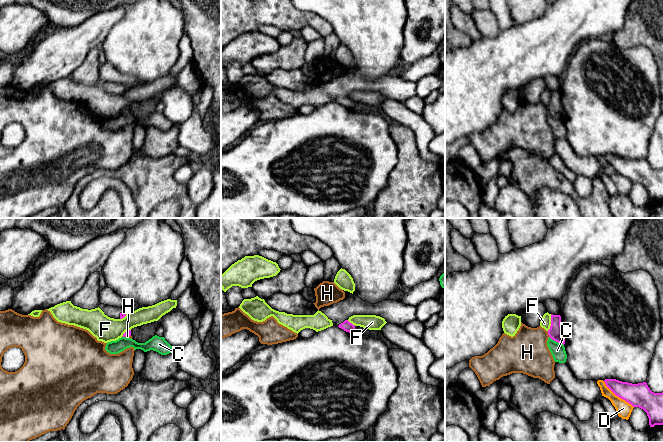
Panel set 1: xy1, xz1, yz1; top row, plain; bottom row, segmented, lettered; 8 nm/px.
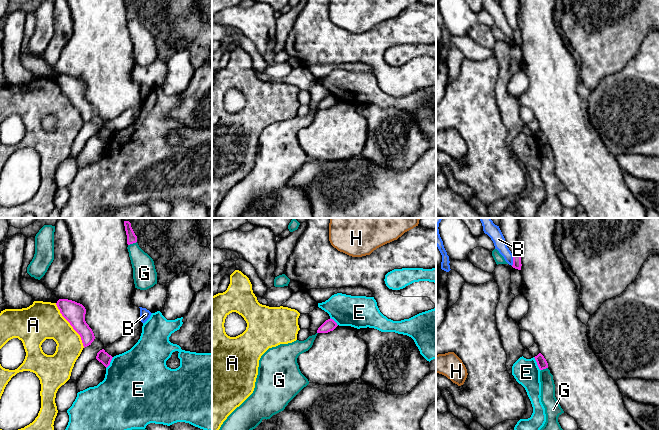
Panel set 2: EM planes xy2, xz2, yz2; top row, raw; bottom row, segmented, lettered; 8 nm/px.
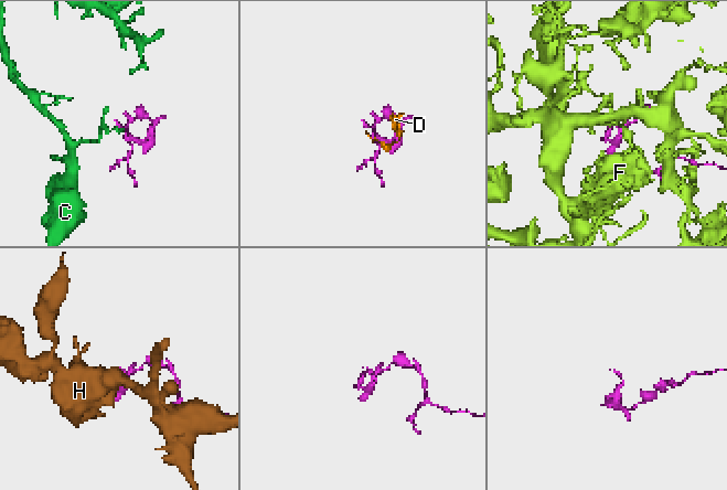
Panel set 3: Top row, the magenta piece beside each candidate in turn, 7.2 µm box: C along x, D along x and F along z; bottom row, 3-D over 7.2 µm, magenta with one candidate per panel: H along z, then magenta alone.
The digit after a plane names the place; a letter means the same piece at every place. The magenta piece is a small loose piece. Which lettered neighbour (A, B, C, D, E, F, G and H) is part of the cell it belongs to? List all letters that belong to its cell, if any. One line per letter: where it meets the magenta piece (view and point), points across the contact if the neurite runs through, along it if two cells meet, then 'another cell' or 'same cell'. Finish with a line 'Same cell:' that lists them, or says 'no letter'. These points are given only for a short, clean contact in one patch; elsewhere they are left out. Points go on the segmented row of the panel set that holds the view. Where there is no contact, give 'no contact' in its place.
A: xy2 (70, 324) | another cell
B: yz2 (513, 260) | along yz2 (514, 254), (511, 265) | another cell
C: yz1 (556, 341) | along yz1 (549, 336), (563, 345) | another cell
D: yz1 (618, 396) | another cell
E: yz2 (537, 364) | along yz2 (533, 357), (540, 370) | another cell
F: yz1 (551, 322) | another cell
G: xy2 (132, 243) | another cell
H: yz1 (548, 334) | another cell
Same cell: no letter

